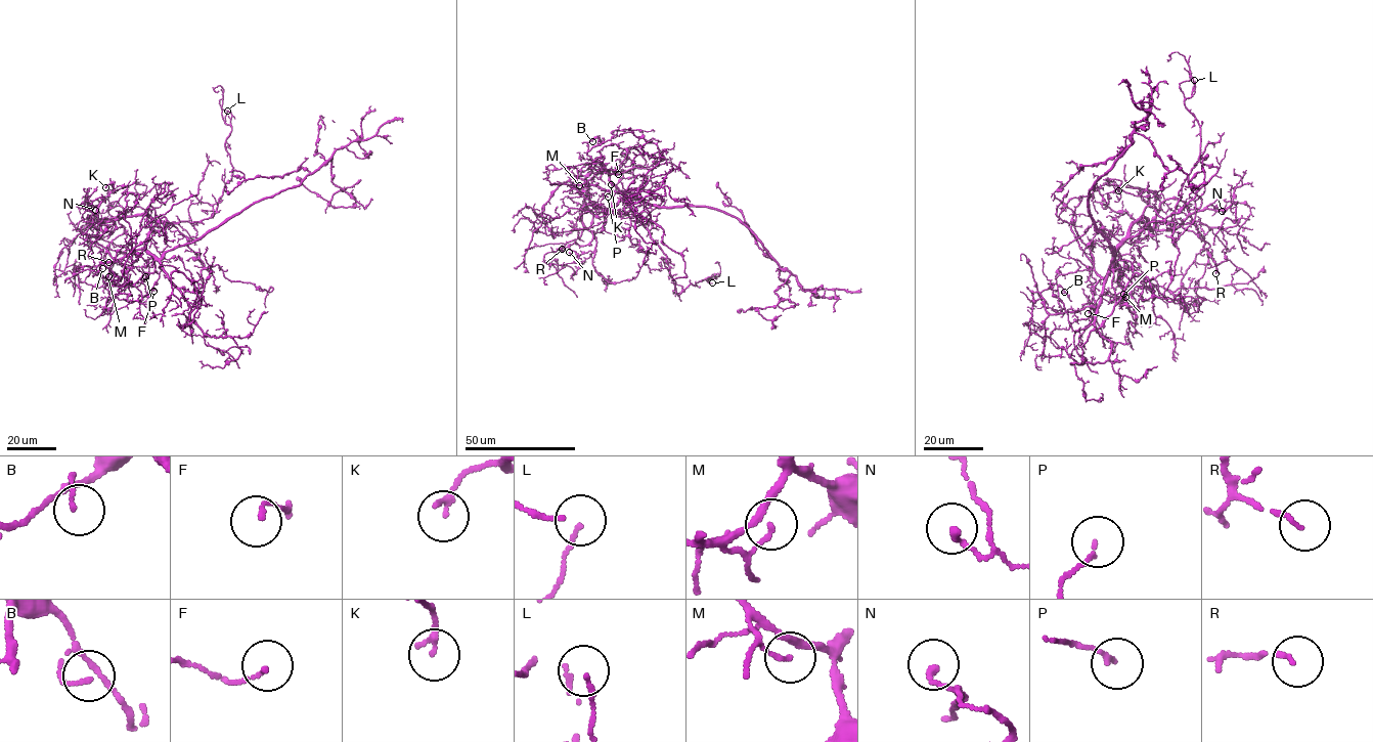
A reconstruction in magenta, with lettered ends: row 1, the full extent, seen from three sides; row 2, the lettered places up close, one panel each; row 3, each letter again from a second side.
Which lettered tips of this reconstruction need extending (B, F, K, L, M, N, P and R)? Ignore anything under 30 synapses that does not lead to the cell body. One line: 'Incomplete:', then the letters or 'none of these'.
Incomplete: none of these

